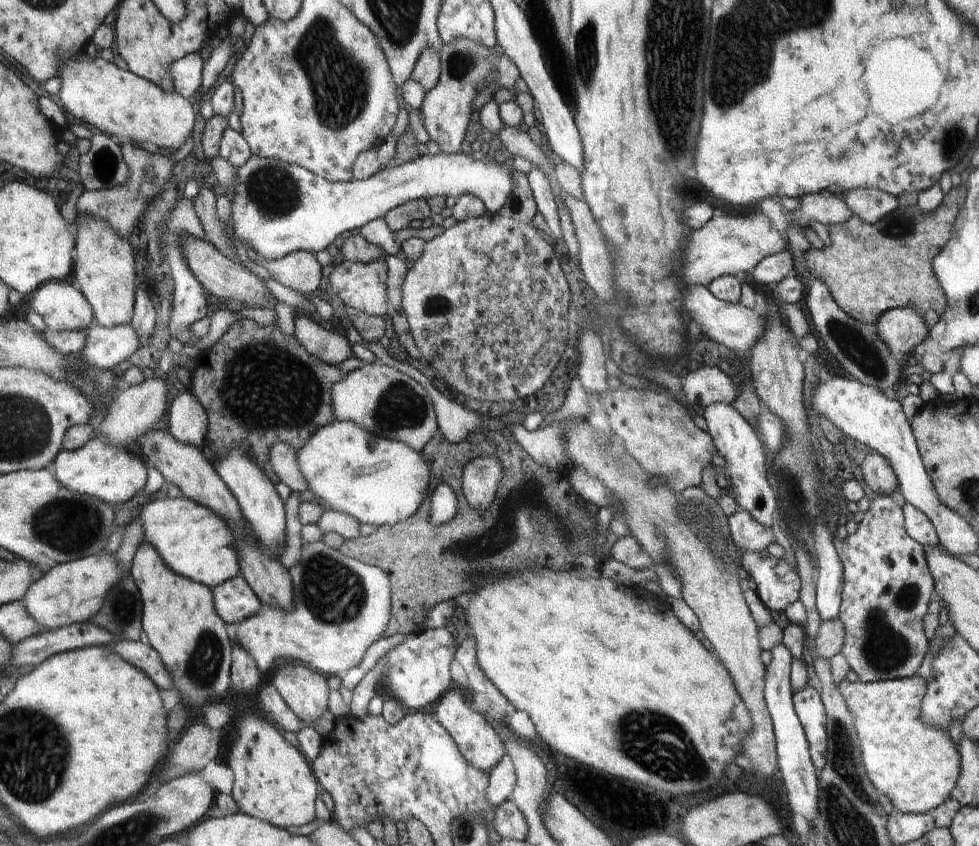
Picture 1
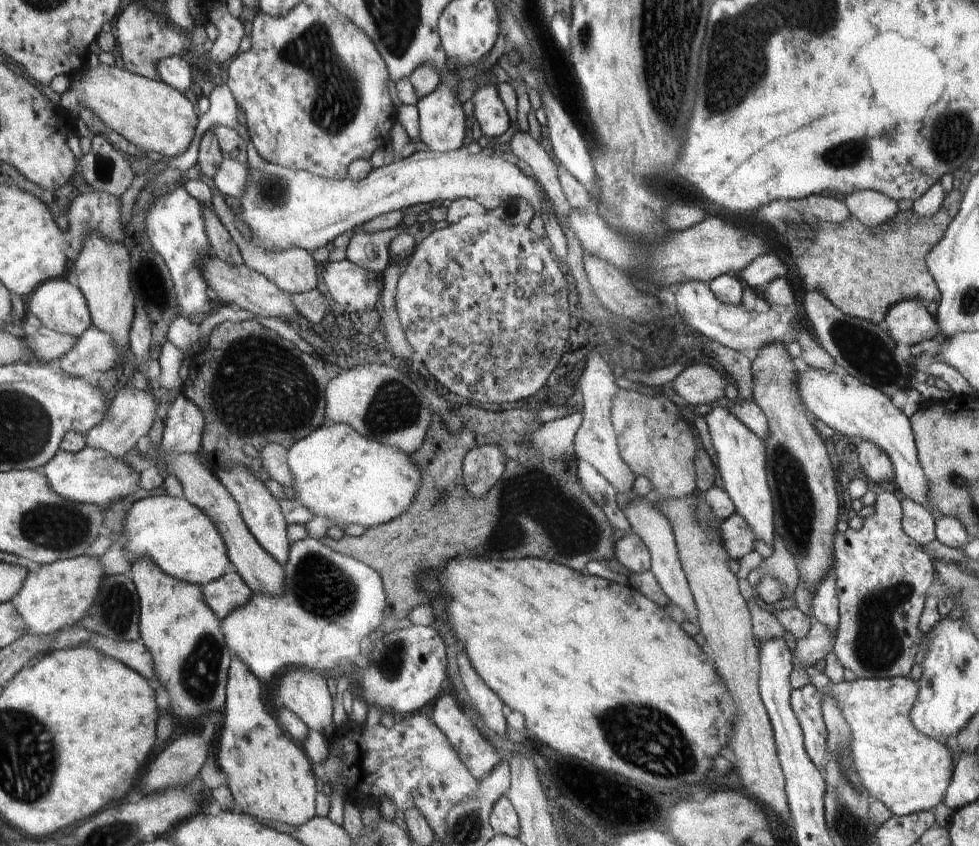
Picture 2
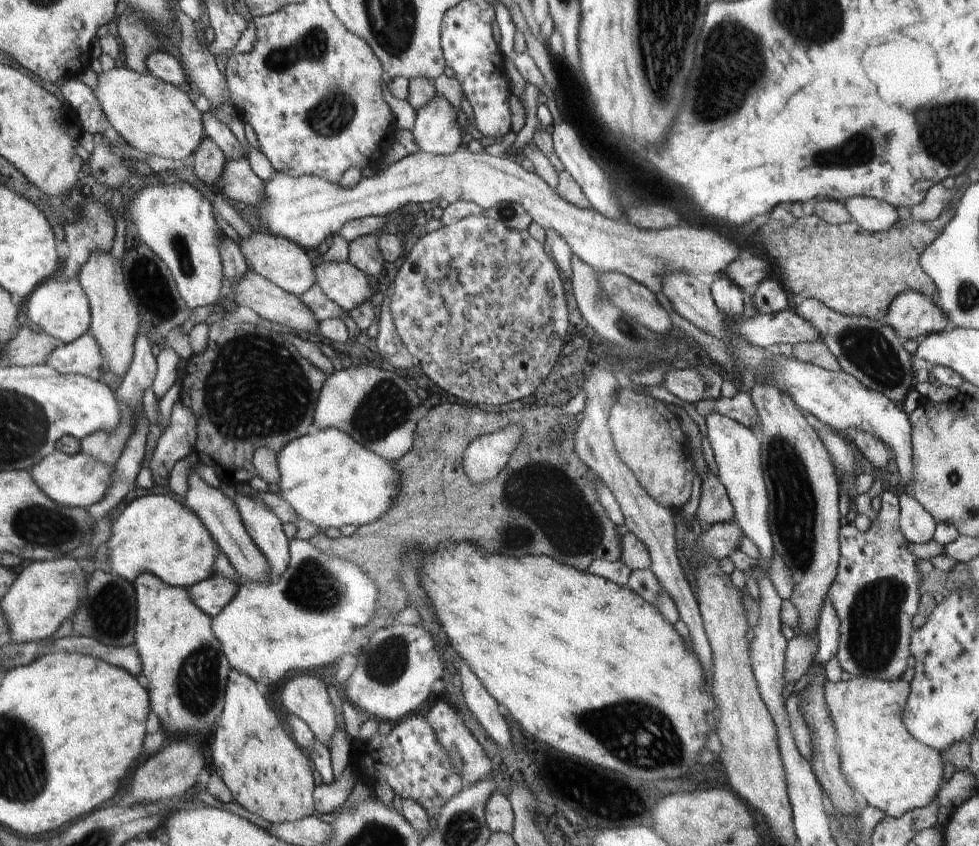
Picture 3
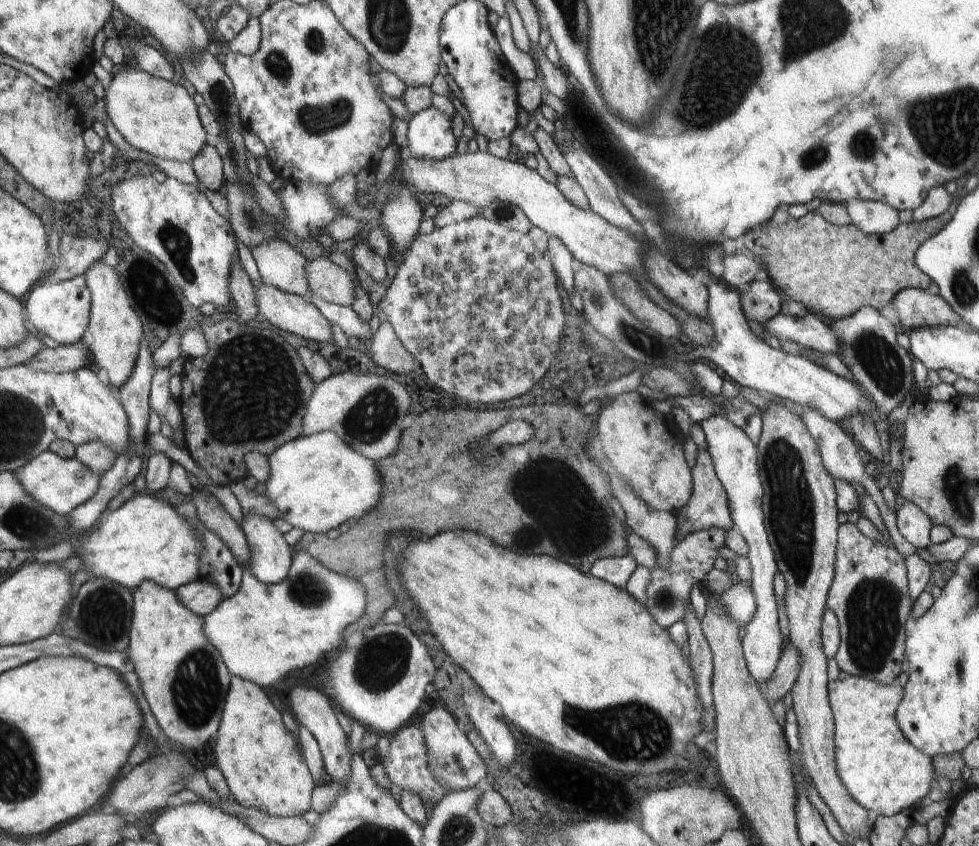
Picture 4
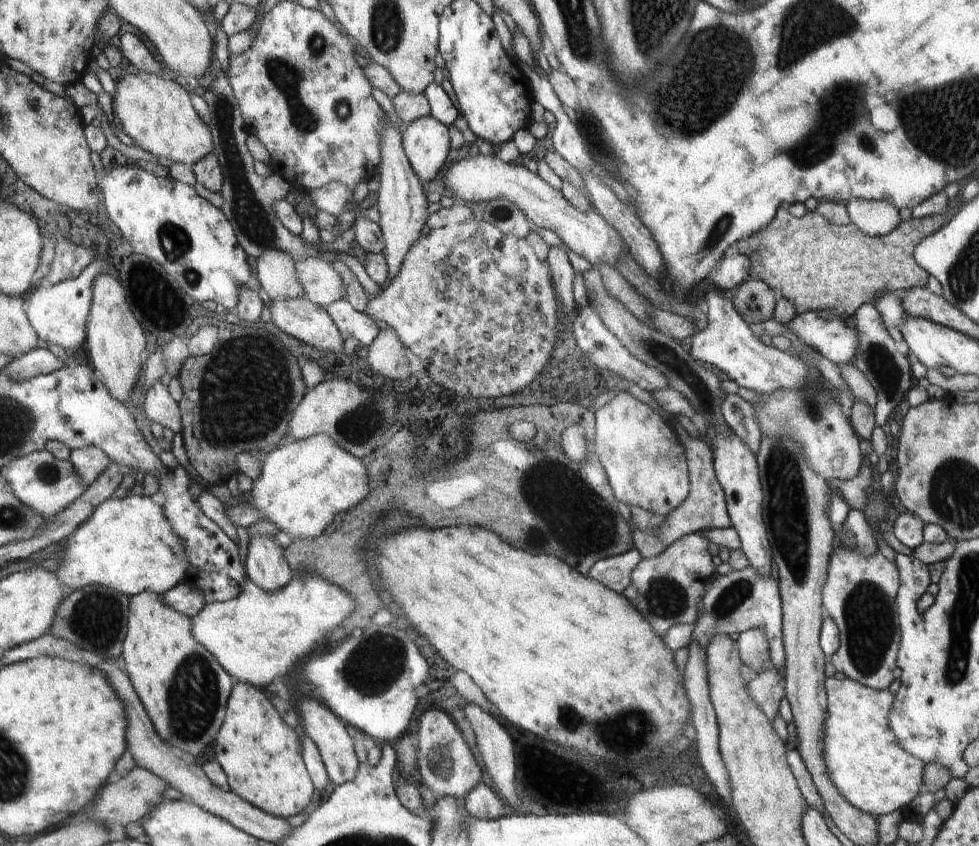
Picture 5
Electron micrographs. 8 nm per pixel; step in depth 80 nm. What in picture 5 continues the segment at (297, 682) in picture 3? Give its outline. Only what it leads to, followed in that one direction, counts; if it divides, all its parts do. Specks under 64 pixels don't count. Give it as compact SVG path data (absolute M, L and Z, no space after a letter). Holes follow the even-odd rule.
M306 691L305 695L307 697L302 698L302 702L298 706L302 722L304 722L303 729L318 747L329 780L336 785L344 784L356 776L359 767L356 753L354 753L353 738L346 731L346 724L338 715L335 715L326 705L316 700L312 694Z

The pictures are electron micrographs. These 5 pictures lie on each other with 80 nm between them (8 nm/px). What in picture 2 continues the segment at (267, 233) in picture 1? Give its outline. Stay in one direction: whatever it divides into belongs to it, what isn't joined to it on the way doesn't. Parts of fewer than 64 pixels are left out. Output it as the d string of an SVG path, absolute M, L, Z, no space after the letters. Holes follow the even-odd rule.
M465 146L449 153L419 151L374 169L359 181L325 179L308 171L291 170L268 161L259 169L248 168L248 180L238 200L240 213L237 217L248 226L251 238L269 253L292 247L313 253L342 232L356 231L381 214L405 210L408 206L438 198L455 201L466 197L491 211L503 199L520 197L526 199L540 216L548 207L553 208L534 176L523 174L515 164L497 154L486 156L480 152L473 155Z

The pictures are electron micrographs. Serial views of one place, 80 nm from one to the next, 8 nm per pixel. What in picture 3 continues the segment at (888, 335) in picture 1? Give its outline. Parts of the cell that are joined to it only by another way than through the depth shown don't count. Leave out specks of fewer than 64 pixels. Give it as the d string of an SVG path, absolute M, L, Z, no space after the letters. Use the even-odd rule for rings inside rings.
M906 291L899 294L889 306L884 322L888 323L896 335L902 341L916 340L918 337L925 337L926 335L936 334L948 327L949 320L939 308L939 304L933 304L930 297L914 292Z

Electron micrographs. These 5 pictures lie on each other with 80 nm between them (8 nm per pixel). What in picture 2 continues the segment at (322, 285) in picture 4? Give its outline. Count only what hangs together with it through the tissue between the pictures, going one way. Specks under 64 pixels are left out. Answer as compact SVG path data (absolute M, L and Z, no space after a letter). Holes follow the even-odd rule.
M330 260L321 266L322 280L334 300L346 312L376 311L381 298L382 273L375 273L351 260Z

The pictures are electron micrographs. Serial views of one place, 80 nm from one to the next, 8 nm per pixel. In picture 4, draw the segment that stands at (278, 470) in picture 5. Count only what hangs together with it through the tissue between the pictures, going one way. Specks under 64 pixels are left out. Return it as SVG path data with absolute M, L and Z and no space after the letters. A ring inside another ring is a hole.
M322 431L311 435L300 435L300 438L284 444L276 452L268 455L270 478L266 481L265 495L276 505L282 520L290 526L301 528L306 533L322 534L331 528L338 528L348 520L360 520L380 502L382 478L376 464L370 458L364 458L350 445L332 431Z

